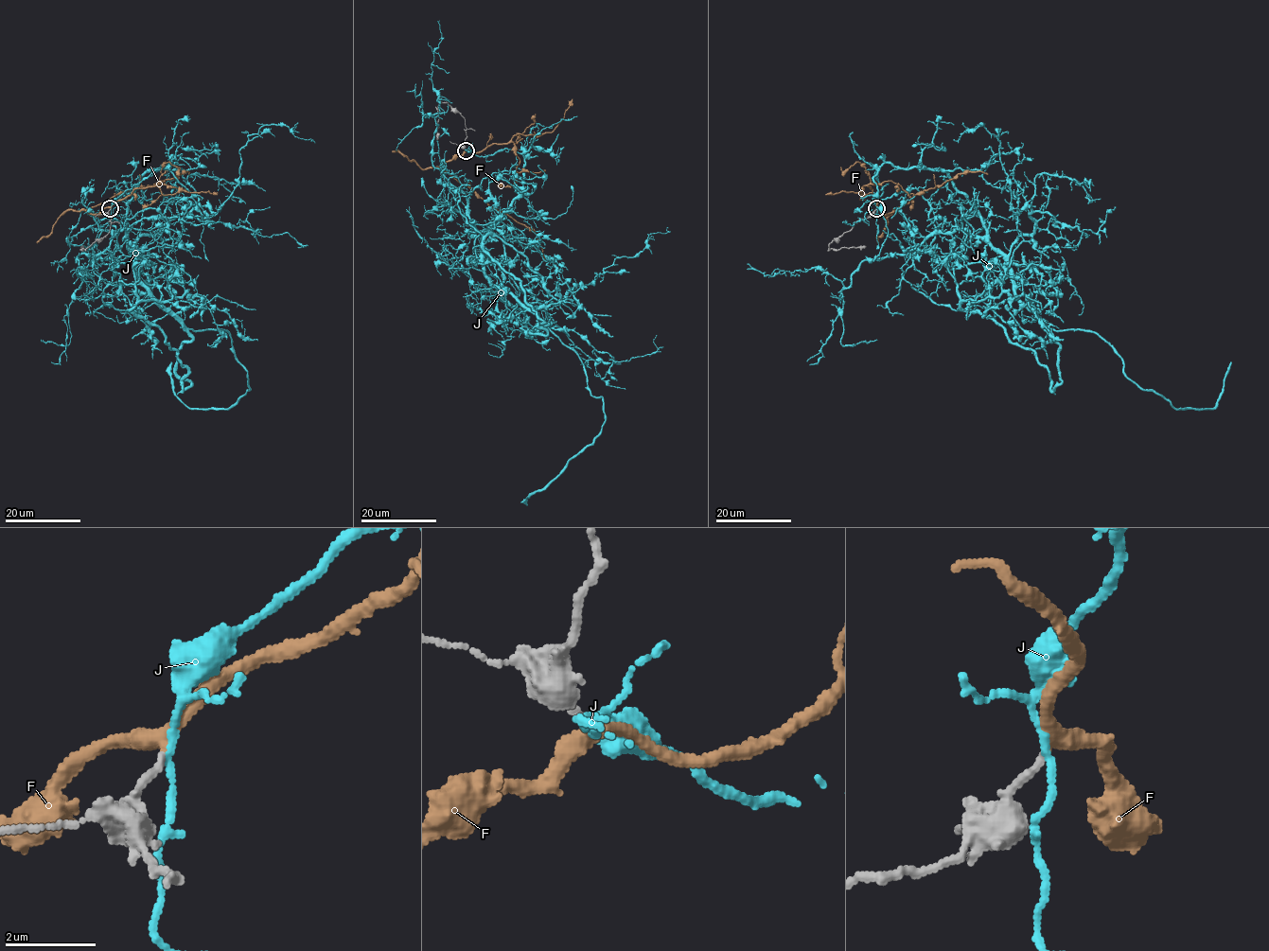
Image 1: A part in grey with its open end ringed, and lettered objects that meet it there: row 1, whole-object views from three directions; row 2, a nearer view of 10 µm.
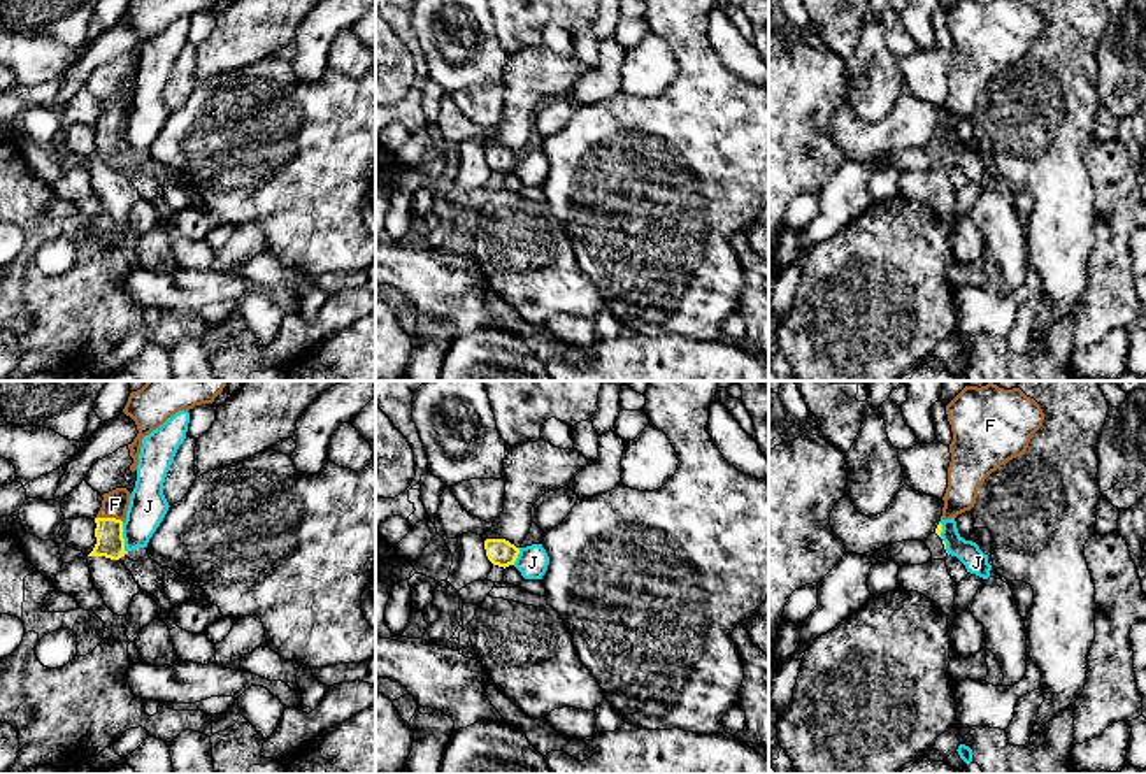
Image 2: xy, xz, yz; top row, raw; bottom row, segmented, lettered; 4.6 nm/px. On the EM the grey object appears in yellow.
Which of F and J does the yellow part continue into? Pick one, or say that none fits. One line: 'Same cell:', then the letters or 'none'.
Same cell: F

